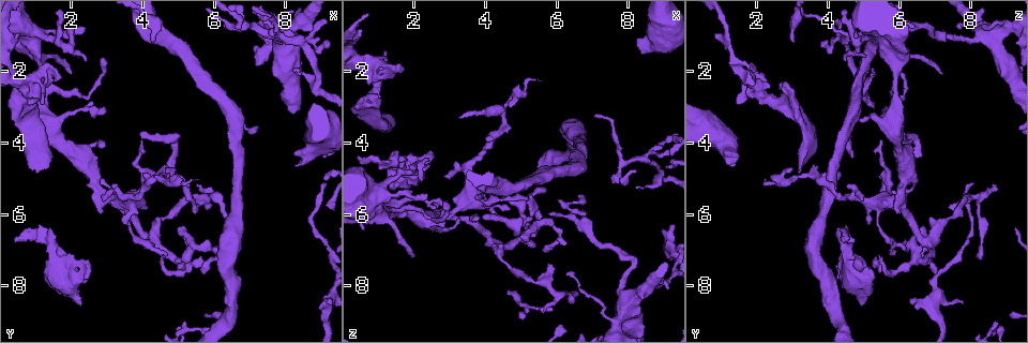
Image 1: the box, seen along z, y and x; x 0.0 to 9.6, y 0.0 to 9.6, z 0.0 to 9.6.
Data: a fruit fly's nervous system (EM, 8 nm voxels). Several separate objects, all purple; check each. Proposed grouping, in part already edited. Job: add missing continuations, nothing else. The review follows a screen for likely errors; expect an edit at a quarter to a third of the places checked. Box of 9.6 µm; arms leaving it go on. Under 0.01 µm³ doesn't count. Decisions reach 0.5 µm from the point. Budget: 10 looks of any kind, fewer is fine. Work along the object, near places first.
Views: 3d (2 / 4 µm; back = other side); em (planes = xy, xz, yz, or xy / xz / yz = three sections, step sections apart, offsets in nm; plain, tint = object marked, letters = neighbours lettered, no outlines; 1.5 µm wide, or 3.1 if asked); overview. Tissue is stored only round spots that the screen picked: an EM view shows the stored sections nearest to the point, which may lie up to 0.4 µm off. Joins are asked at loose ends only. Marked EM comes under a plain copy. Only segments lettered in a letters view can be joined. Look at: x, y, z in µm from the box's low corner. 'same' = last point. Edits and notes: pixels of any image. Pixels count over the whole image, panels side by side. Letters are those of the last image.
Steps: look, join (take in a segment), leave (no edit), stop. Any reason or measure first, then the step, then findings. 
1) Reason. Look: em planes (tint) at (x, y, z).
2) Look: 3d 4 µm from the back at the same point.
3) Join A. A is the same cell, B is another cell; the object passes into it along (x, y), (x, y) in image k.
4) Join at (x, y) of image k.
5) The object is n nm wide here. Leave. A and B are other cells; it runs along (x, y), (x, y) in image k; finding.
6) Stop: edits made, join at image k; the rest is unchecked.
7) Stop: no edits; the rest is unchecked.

Free end. Look: 3d 2 µm at (2.35, 7.35, 4.30).

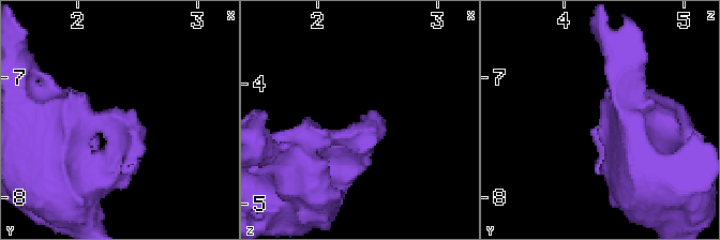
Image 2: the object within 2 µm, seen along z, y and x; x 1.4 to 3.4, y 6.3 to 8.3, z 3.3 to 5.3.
Now the EM. Look: em planes (tint) at (2.38, 7.30, 4.34).

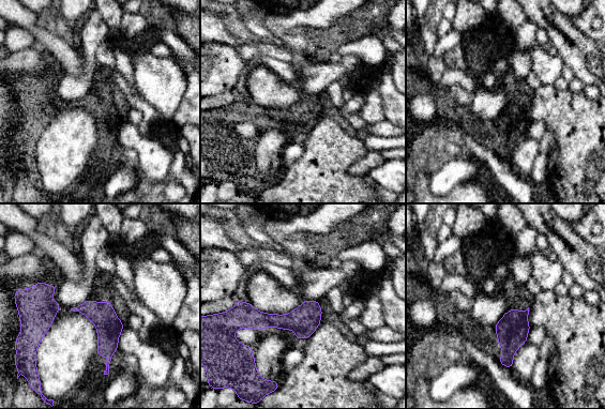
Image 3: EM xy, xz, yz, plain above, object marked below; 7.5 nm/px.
See the neighbours. Look: em planes (letters) at the same point.

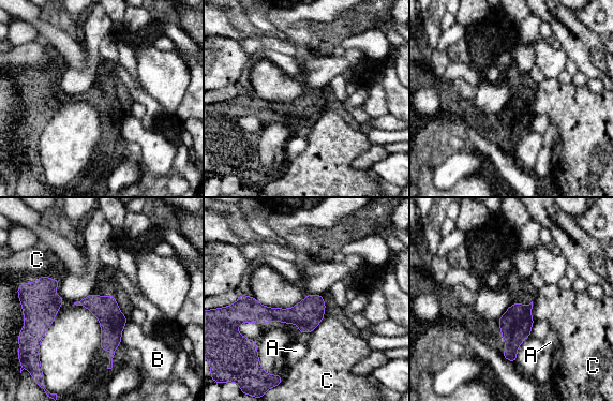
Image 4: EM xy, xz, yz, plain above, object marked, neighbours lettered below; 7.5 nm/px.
Leave. A, B and C are other cells; a border runs along (532, 301), (531, 316), (534, 321) in image 4; none of them fits.

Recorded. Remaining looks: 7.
Stops while still wide. Look: 3d 4 µm at (1.00, 4.80, 3.20).

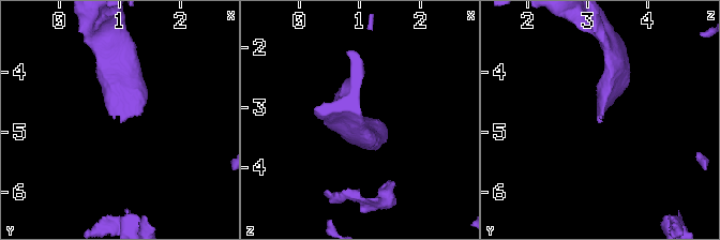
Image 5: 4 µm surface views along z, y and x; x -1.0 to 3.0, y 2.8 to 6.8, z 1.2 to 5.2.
Look: em planes (tint) at (1.00, 4.85, 3.20).

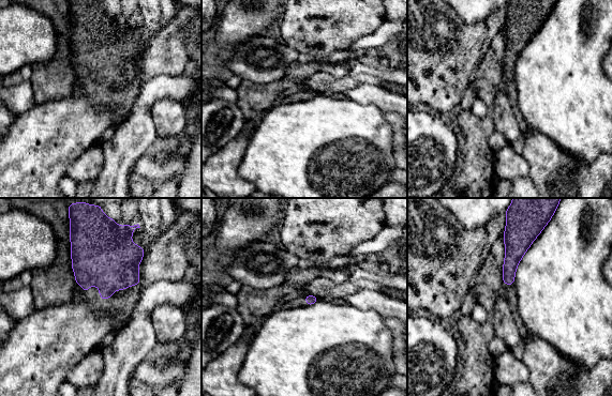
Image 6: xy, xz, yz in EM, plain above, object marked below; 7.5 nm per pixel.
Look: em planes (letters) at the same point.

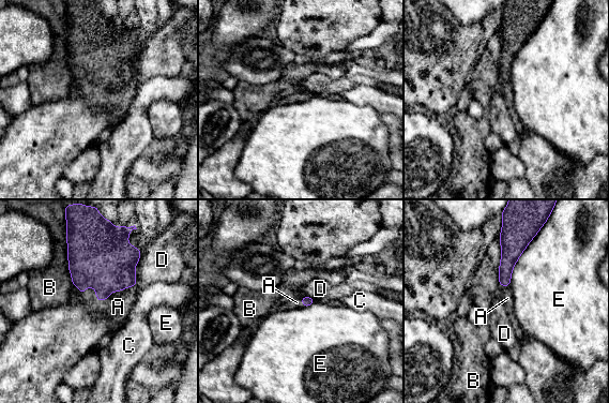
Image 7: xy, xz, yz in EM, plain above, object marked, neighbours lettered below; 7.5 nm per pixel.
Join A. A is the same cell, B, C, D and E are other cells; the object passes into it along (99, 254), (93, 286), (118, 307) in image 7; the cell continues.

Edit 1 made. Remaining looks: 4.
Look: overview.

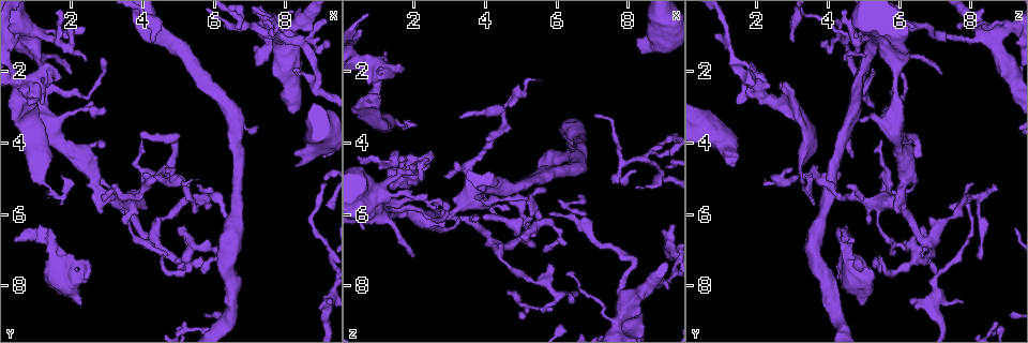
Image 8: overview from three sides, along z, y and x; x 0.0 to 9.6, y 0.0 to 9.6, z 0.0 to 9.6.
An open end. Look: 3d 4 µm from the back at (2.85, 5.95, 6.00).

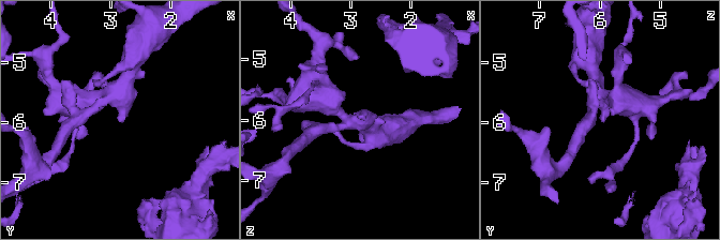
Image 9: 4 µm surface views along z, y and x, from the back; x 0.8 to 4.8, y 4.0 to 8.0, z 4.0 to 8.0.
Look: em xy step 4 (letters) at (2.85, 5.95, 5.95).

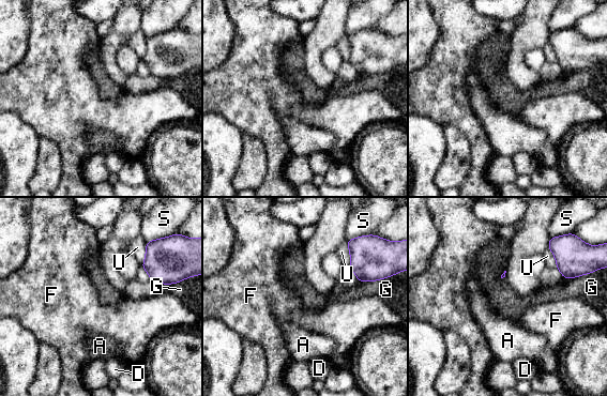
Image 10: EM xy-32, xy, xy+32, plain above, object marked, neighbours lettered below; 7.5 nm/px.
The longest contact is with U, 190 nm. Leave. A, D, F, G, S and U are other cells; a border runs along (358, 280), (374, 282) in image 10; no lettered segment goes on from it.

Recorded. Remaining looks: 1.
Stops while still wide. Look: em planes (letters) at (8.35, 4.65, 1.30).

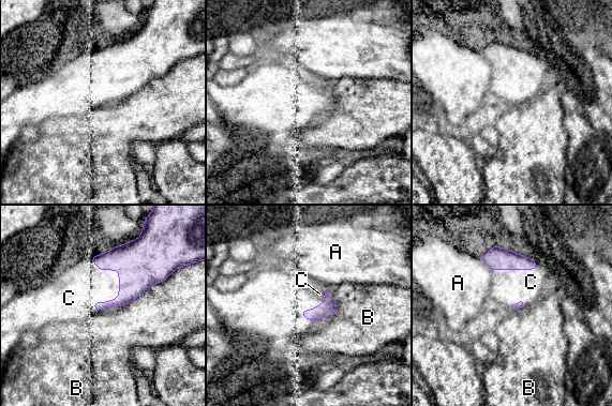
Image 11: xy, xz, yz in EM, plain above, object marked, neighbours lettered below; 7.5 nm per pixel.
Join C. C is the same cell, A and B are other cells; the cell continues.

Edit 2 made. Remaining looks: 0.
Stop: edits made, join at image 7, join at image 11; the rest is unchecked.

